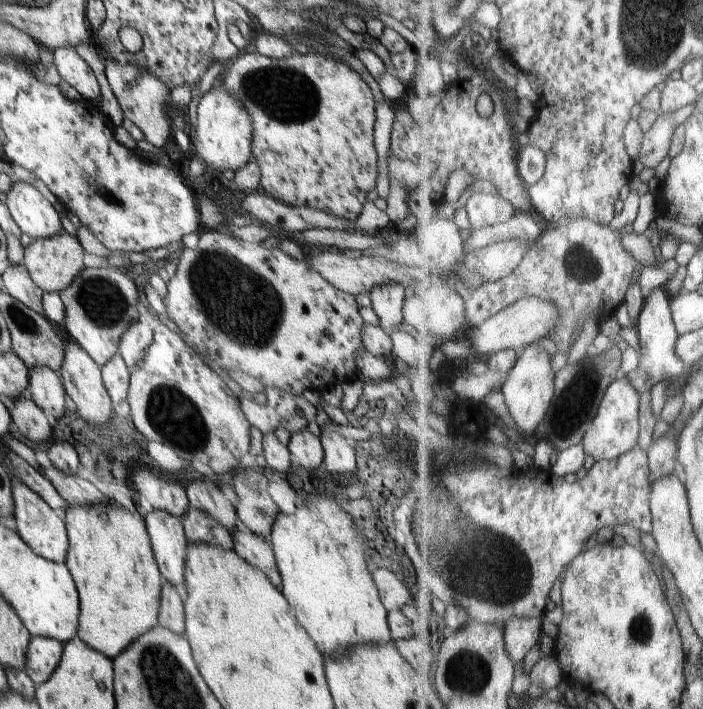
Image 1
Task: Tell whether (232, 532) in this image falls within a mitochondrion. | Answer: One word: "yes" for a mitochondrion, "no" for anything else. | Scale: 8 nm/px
no

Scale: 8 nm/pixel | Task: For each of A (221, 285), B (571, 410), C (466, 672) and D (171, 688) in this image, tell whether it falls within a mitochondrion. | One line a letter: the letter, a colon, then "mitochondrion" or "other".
A: mitochondrion
B: mitochondrion
C: mitochondrion
D: mitochondrion

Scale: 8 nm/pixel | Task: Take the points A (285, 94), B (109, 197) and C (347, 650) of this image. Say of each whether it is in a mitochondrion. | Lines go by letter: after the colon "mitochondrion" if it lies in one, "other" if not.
A: mitochondrion
B: mitochondrion
C: other

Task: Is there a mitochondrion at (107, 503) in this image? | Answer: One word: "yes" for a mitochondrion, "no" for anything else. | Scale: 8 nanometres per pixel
no

